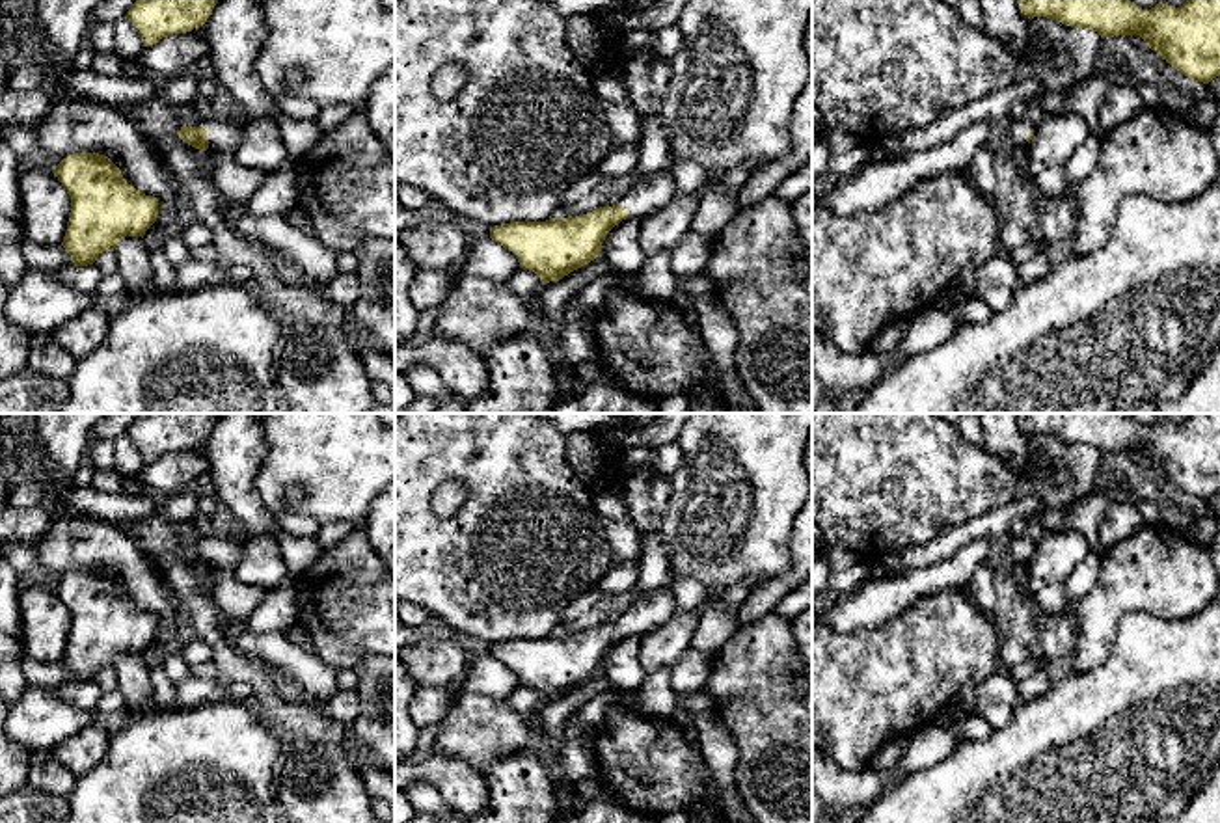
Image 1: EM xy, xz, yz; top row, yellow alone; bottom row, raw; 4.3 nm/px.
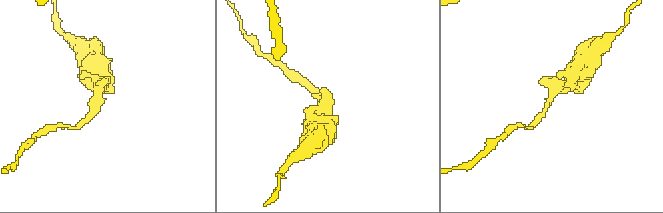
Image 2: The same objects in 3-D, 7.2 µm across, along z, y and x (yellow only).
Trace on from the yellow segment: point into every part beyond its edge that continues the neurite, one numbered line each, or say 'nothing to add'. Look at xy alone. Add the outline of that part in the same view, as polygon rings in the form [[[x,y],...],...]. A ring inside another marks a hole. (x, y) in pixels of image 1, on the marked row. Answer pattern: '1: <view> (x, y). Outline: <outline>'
1: xy (222, 136). Outline: [[[207,119],[201,123],[209,130],[209,149],[222,151],[229,156],[235,155],[242,140],[242,123],[222,123]]]

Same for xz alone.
1: xz (650, 194). Outline: [[[656,173],[639,181],[624,197],[622,205],[628,218],[643,218],[663,209],[674,194],[672,173]]]

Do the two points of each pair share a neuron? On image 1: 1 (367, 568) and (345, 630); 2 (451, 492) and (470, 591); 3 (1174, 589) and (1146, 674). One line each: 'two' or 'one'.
1: one
2: two
3: two

